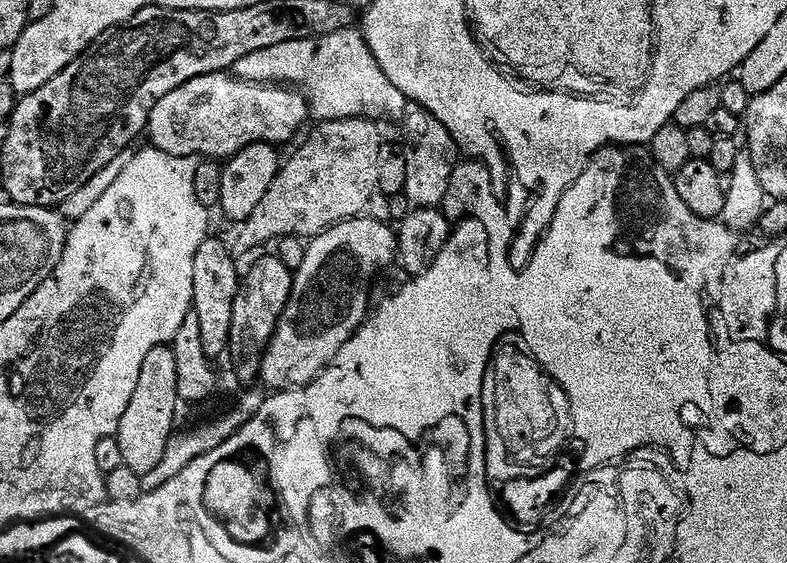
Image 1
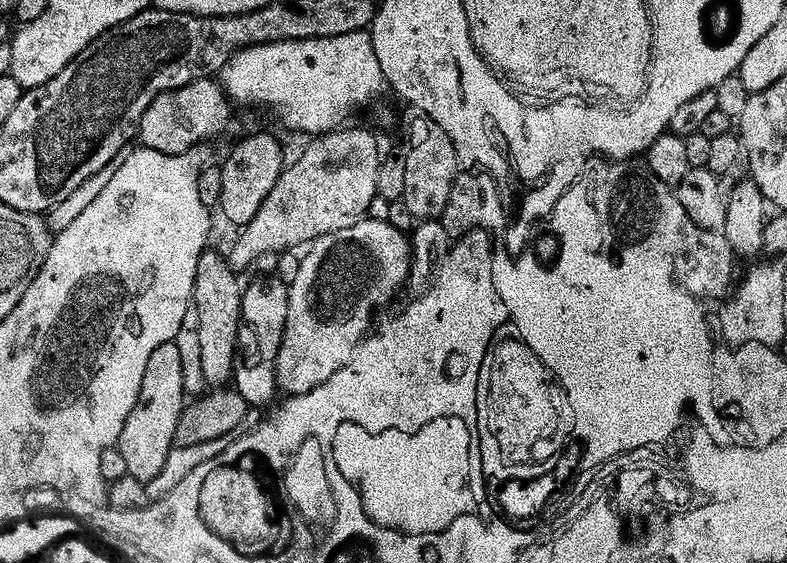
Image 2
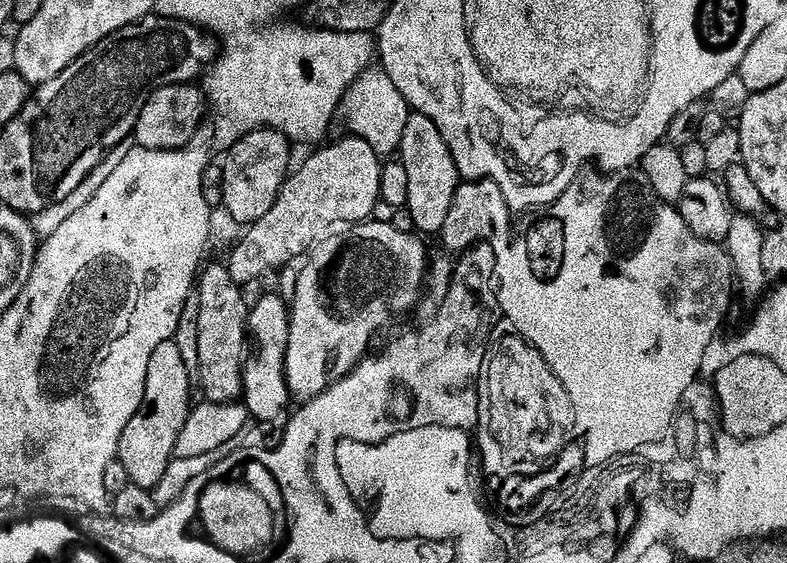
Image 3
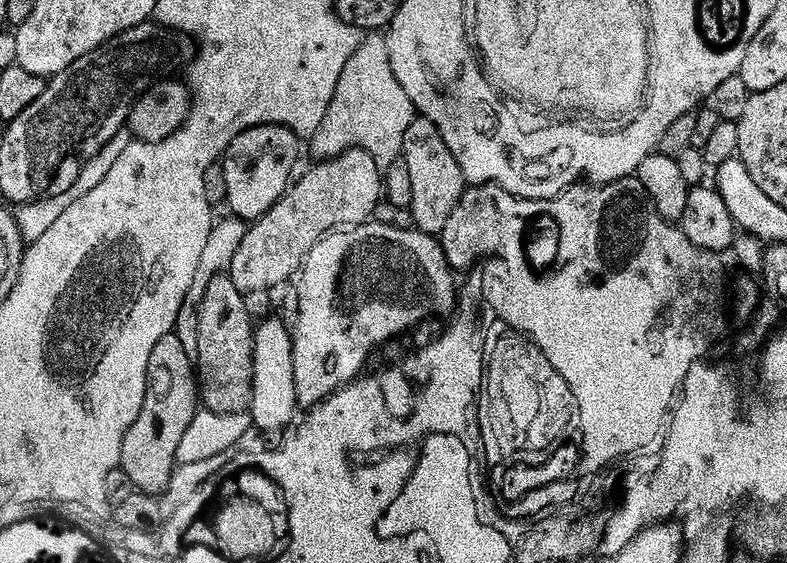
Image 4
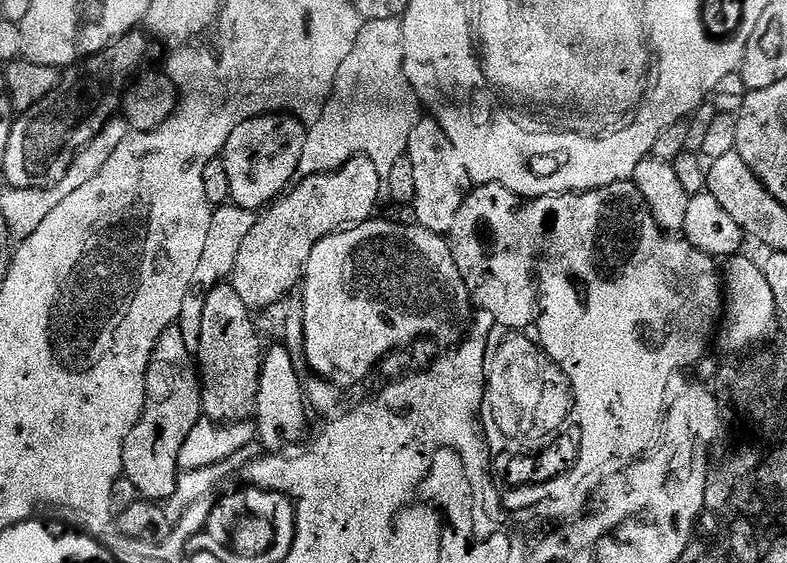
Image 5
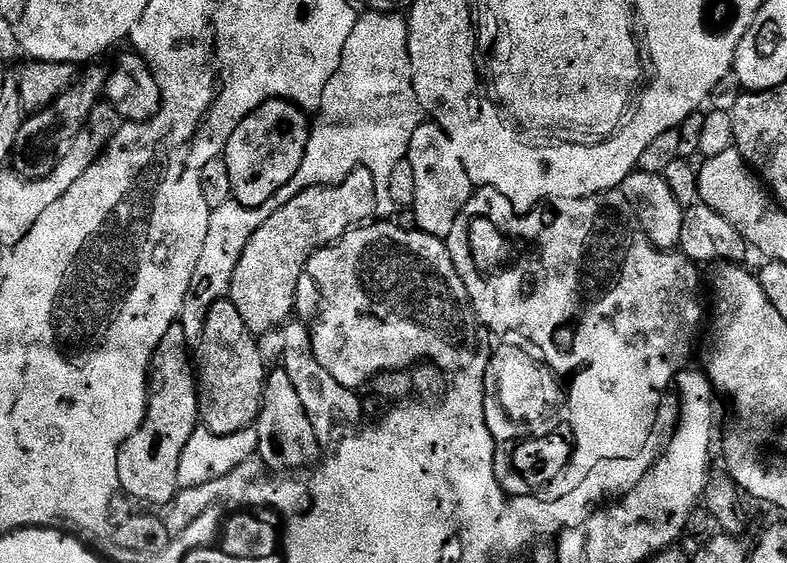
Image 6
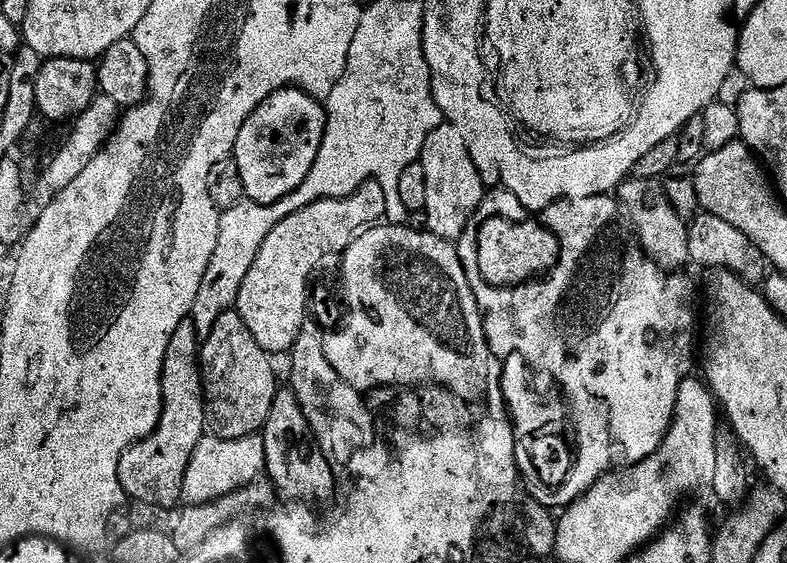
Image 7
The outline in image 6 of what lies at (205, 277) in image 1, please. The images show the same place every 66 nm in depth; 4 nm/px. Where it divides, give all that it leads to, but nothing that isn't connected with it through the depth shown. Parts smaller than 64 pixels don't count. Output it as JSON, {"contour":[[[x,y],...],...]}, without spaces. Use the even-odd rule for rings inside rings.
{"contour":[[[231,298],[214,302],[206,314],[206,330],[204,342],[198,349],[198,387],[200,389],[200,418],[203,427],[214,434],[225,436],[234,434],[243,428],[251,428],[260,418],[264,405],[264,381],[266,379],[266,363],[257,337],[242,322],[242,314],[238,314],[238,306],[234,306]]]}

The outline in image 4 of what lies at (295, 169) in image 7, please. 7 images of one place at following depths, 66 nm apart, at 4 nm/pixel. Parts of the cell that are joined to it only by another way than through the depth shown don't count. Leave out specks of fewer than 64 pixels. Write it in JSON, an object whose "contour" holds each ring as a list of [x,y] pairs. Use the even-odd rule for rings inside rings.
{"contour":[[[277,124],[254,126],[229,146],[223,157],[225,168],[227,207],[232,207],[231,215],[237,220],[255,222],[267,214],[284,197],[293,183],[292,171],[300,160],[301,137]]]}

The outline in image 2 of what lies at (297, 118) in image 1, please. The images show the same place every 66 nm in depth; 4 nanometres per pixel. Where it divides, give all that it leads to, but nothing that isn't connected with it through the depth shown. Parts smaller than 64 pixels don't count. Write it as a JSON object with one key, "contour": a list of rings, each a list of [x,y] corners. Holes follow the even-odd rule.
{"contour":[[[215,79],[195,80],[190,86],[182,86],[173,92],[164,92],[152,103],[140,123],[139,143],[151,152],[181,156],[204,146],[207,140],[218,139],[232,124],[232,108],[234,109],[233,101],[229,100],[228,93]]]}

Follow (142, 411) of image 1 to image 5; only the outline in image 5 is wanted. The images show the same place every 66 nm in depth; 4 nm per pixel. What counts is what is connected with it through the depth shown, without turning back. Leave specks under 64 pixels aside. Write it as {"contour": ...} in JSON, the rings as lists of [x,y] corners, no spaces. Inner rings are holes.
{"contour":[[[173,326],[165,330],[162,338],[154,346],[154,354],[146,370],[146,402],[139,422],[130,430],[124,443],[122,458],[124,459],[123,479],[134,482],[138,486],[141,497],[149,502],[165,502],[174,494],[176,481],[181,475],[178,466],[178,454],[182,454],[182,444],[190,438],[190,430],[202,419],[200,406],[200,374],[198,361],[194,353],[187,348],[182,338],[182,330]]]}

